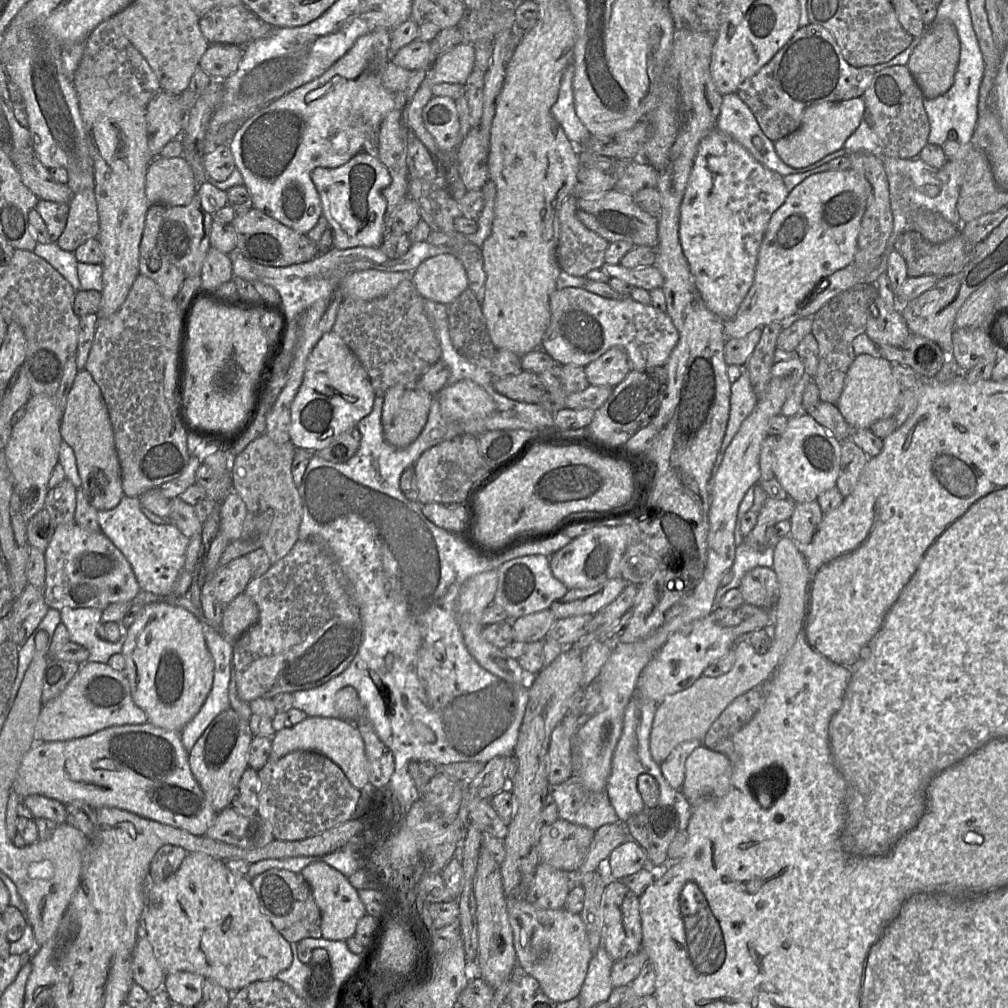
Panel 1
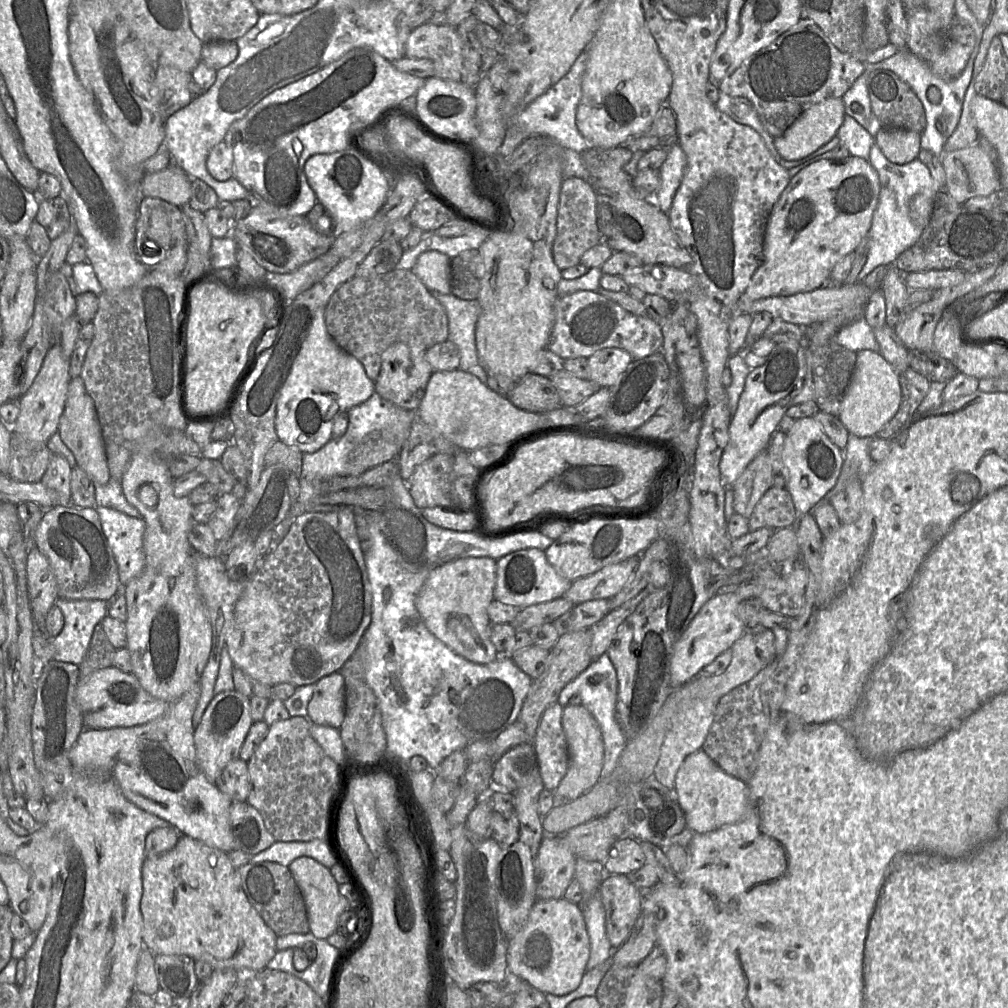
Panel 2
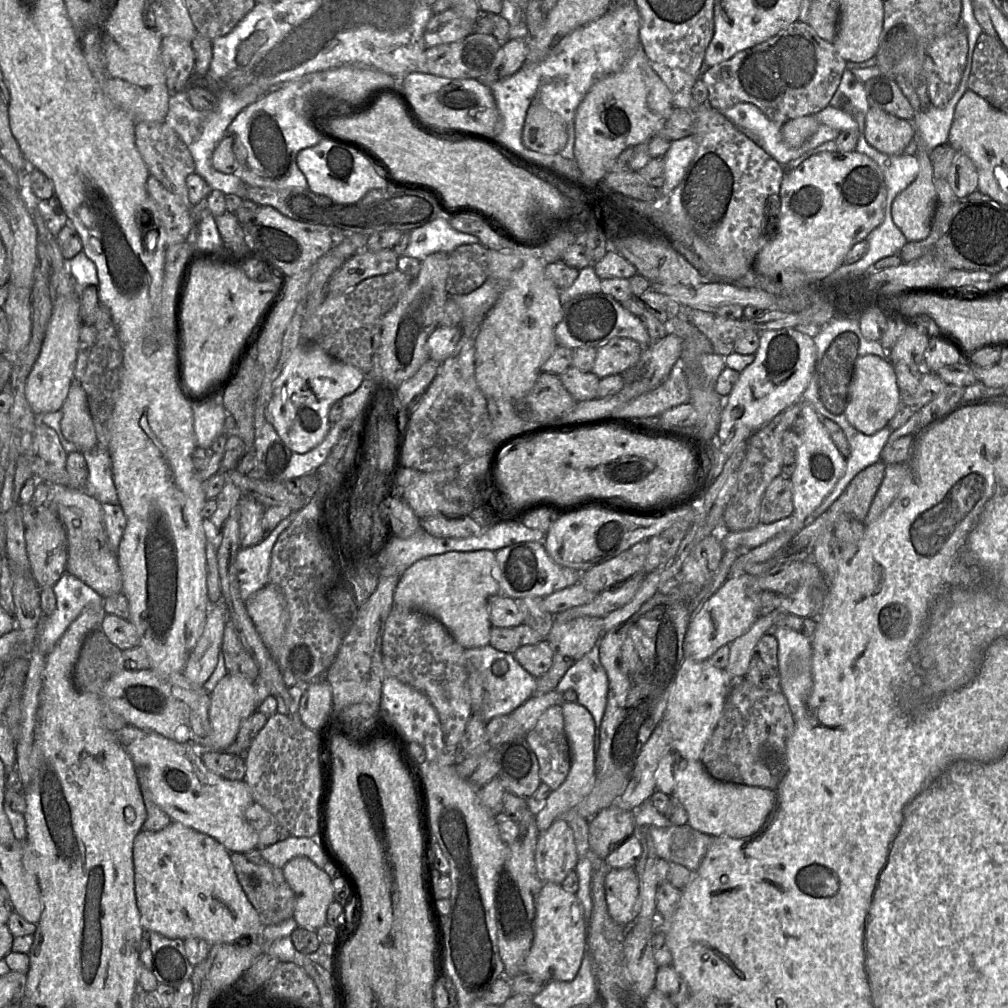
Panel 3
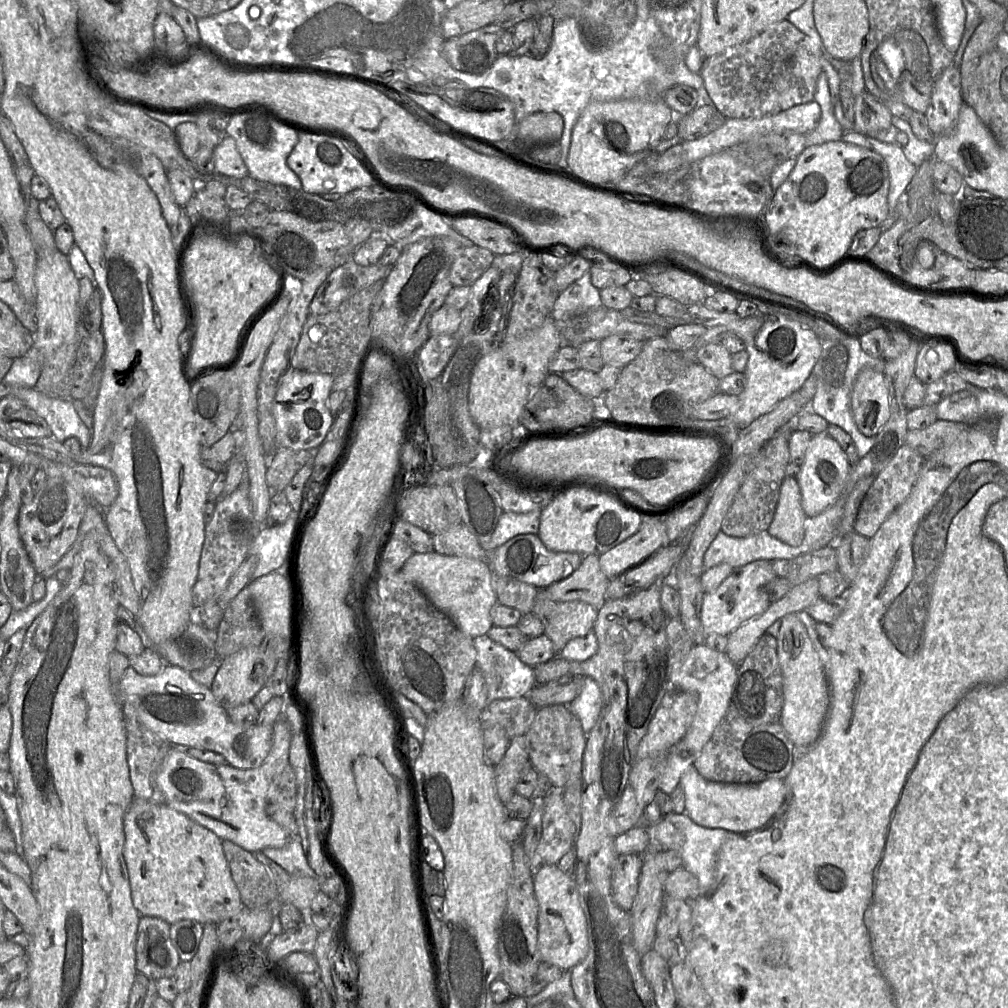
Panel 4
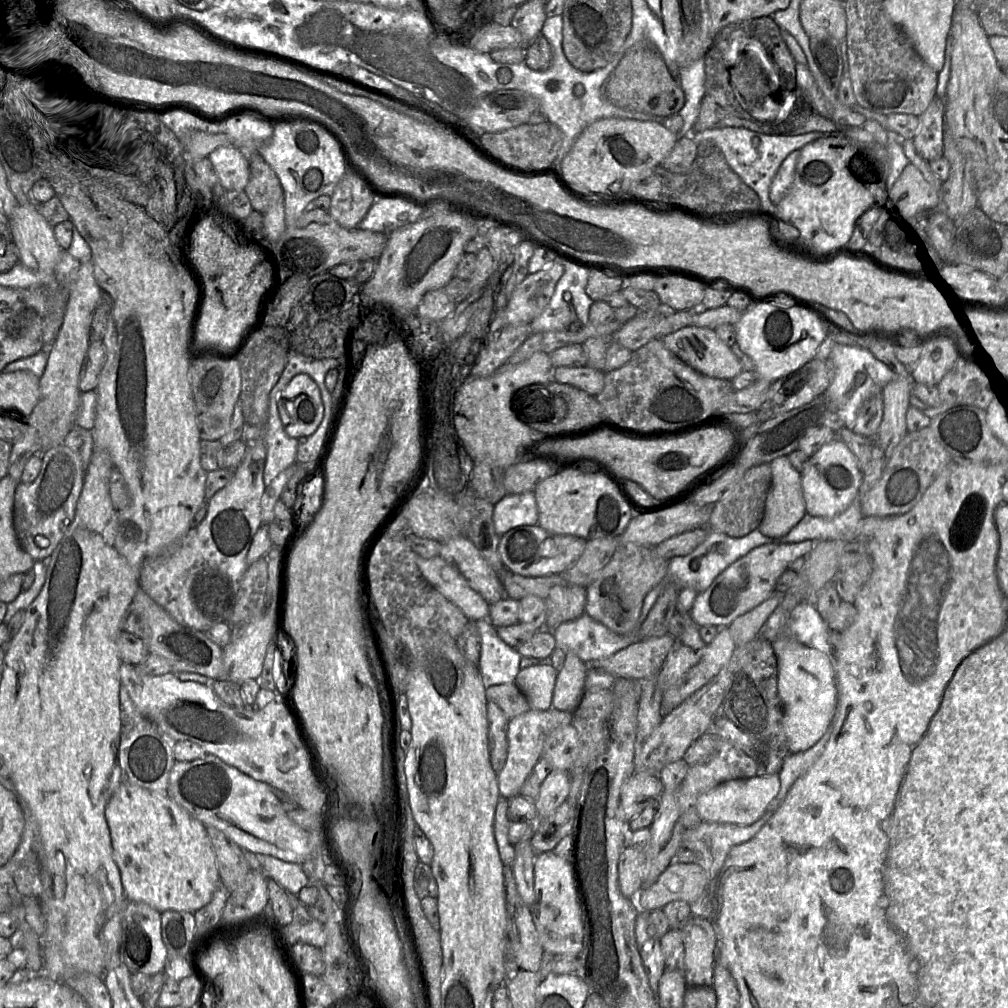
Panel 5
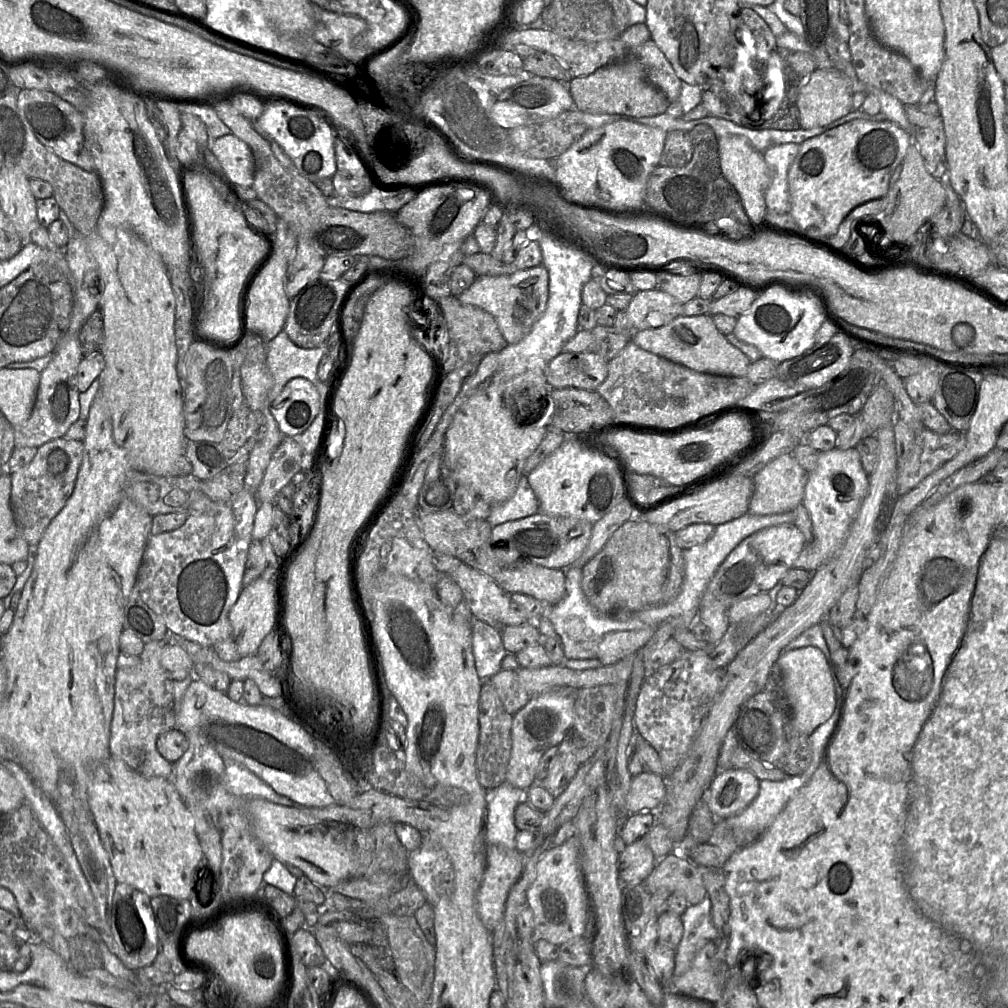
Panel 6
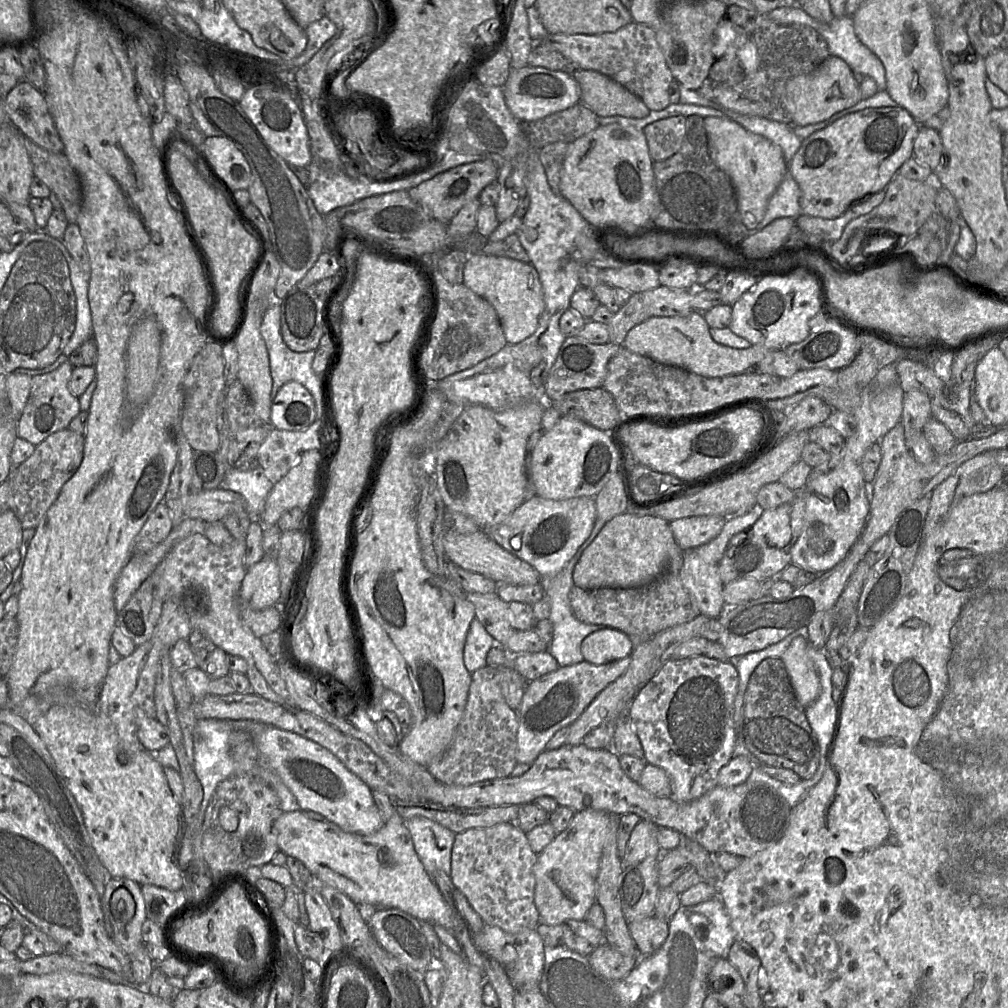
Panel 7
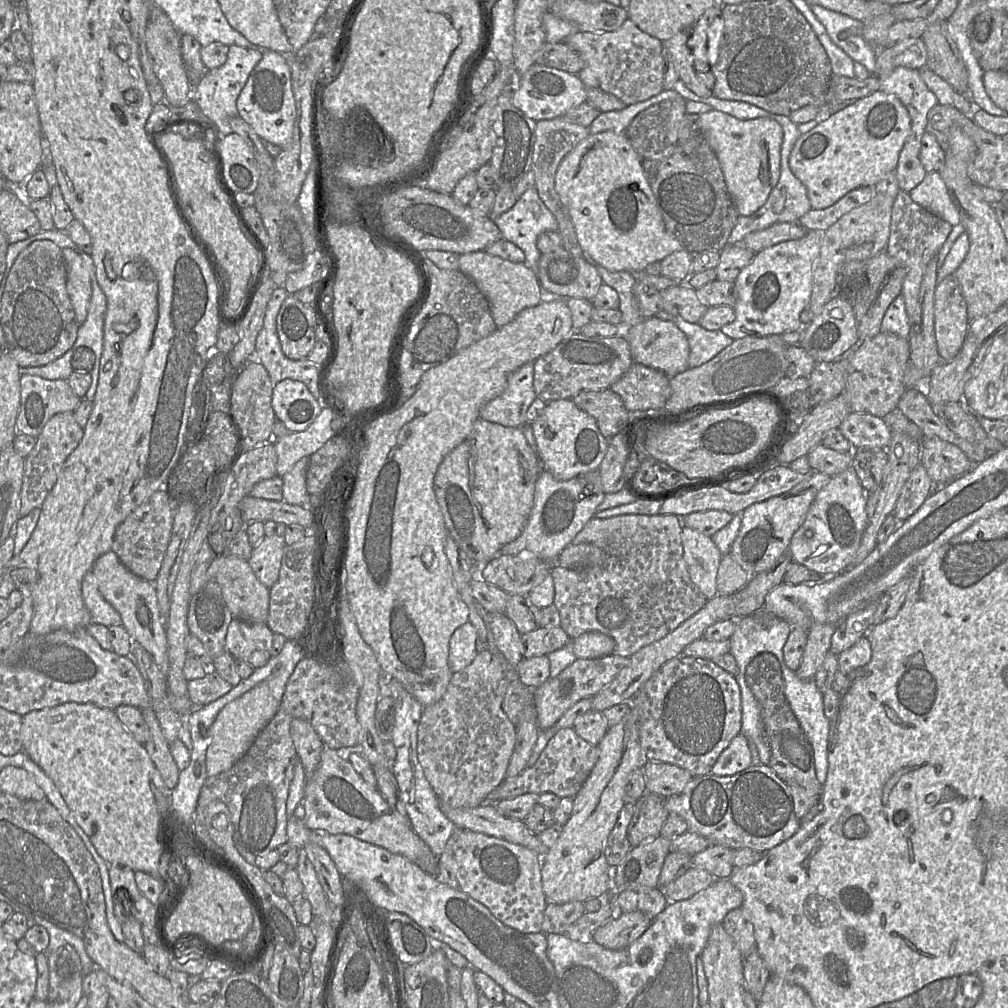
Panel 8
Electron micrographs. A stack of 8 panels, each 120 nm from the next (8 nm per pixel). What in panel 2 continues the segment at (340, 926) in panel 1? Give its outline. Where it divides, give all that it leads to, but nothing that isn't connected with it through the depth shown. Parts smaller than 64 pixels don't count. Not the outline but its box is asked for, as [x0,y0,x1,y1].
[288,856,350,940]

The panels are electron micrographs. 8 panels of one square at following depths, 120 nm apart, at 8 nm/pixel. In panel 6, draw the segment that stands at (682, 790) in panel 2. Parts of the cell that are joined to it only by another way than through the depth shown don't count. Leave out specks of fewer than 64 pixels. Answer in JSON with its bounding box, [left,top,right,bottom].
[706,768,760,819]

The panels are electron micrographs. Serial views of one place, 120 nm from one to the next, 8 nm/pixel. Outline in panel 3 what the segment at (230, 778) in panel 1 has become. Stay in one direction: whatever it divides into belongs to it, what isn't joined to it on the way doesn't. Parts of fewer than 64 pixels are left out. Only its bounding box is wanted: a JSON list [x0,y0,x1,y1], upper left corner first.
[201,673,257,752]

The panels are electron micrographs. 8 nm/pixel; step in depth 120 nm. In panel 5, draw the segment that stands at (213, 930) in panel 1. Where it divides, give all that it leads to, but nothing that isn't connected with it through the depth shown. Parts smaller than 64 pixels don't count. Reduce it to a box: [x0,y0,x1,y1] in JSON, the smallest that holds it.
[105,781,220,913]

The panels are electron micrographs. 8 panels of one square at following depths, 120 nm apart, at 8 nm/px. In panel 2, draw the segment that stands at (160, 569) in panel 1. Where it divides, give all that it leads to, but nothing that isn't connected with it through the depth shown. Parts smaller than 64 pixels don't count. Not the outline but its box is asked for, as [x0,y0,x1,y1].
[96,506,145,585]

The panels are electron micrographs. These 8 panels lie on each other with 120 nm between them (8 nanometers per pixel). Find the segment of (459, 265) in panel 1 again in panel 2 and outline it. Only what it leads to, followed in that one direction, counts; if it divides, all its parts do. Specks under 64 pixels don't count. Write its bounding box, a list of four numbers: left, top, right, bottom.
[411,250,451,294]

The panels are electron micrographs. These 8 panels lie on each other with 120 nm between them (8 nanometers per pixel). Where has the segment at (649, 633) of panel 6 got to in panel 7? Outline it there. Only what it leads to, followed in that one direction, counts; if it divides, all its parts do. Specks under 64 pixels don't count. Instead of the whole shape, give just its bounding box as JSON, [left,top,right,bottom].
[581,627,634,665]

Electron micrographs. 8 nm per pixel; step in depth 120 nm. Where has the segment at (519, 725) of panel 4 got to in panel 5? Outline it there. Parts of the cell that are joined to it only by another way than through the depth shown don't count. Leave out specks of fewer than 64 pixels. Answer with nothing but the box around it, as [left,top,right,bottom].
[486,683,531,720]

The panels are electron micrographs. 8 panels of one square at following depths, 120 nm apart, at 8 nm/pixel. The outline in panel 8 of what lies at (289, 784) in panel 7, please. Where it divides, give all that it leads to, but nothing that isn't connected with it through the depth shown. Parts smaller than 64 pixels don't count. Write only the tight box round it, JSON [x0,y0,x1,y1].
[299,747,438,876]

